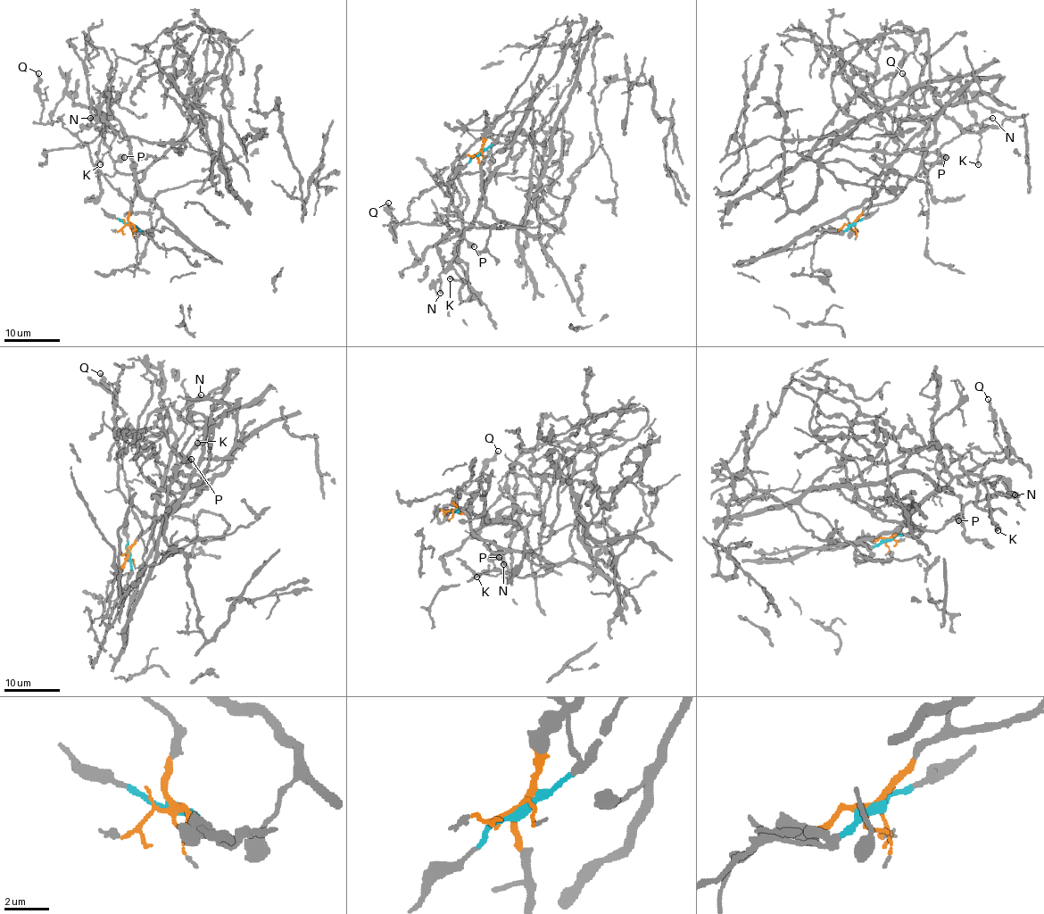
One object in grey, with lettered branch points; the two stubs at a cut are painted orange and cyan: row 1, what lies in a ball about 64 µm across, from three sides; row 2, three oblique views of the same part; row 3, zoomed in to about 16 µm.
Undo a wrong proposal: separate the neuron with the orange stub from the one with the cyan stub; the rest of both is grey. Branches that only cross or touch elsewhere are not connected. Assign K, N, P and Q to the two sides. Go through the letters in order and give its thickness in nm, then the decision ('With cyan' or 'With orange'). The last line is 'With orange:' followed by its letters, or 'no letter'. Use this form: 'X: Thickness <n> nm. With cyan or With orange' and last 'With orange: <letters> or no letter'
K: Thickness 180 nm. With orange
N: Thickness 300 nm. With orange
P: Thickness 600 nm. With orange
Q: Thickness 240 nm. With orange
With orange: K, N, P, Q

